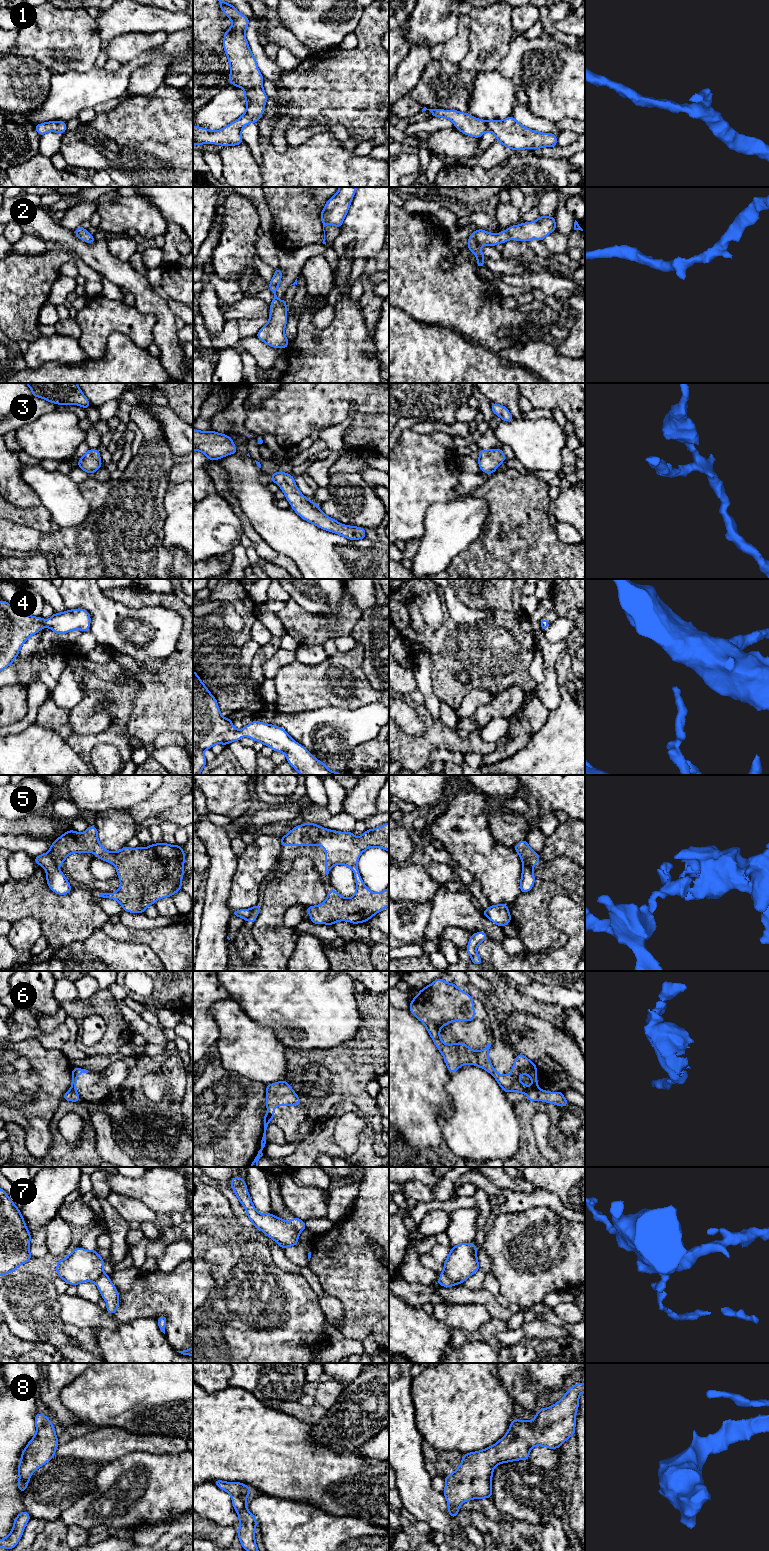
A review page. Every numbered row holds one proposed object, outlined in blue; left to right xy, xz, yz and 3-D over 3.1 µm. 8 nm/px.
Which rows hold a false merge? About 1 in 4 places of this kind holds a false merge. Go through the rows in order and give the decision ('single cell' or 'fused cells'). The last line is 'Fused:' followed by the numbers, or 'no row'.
1: single cell
2: single cell
3: single cell
4: single cell
5: fused cells
6: fused cells
7: fused cells
8: single cell
Fused: 5, 6, 7

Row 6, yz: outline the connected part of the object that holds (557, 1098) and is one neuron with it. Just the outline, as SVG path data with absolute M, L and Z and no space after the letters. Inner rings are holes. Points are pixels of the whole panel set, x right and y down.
M535 1089L532 1090L525 1099L528 1101L544 1101L560 1107L568 1106L570 1104L566 1101L562 1091L549 1092L543 1089Z

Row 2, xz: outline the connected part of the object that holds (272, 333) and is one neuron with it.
M278 268L274 271L274 276L268 287L274 293L274 299L270 304L269 321L256 334L259 340L273 348L287 348L289 345L289 341L284 334L285 326L287 324L286 306L288 304L286 303L285 298L280 301L276 295L281 278L282 271Z

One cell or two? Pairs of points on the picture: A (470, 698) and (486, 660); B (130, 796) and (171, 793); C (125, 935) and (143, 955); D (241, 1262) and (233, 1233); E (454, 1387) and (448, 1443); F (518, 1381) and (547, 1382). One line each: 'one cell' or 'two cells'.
A: two cells
B: two cells
C: two cells
D: two cells
E: one cell
F: one cell

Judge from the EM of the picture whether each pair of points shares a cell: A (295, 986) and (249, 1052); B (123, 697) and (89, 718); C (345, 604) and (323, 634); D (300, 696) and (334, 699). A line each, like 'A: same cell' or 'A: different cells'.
A: same cell
B: different cells
C: same cell
D: same cell

